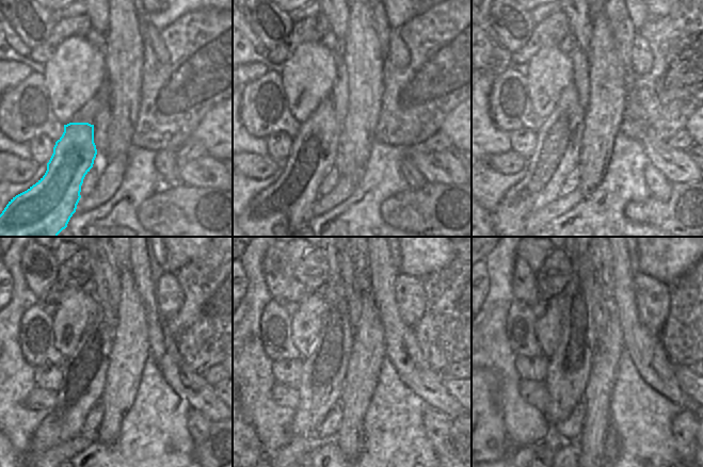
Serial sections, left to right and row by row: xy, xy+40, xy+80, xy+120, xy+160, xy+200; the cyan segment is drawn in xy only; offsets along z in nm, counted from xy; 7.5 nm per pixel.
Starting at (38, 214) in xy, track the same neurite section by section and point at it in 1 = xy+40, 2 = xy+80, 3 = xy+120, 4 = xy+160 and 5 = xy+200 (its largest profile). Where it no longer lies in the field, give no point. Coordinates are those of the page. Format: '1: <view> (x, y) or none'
1: xy+40 (278, 211)
2: xy+80 (557, 151)
3: xy+120 (83, 373)
4: xy+160 (324, 370)
5: xy+200 (568, 370)

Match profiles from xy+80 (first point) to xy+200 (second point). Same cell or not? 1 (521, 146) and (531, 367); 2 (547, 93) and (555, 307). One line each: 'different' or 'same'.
1: same
2: same

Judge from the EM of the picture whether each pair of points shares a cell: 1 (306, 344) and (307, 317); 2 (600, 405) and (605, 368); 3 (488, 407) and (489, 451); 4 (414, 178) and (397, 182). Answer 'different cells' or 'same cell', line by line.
1: same cell
2: same cell
3: same cell
4: different cells

